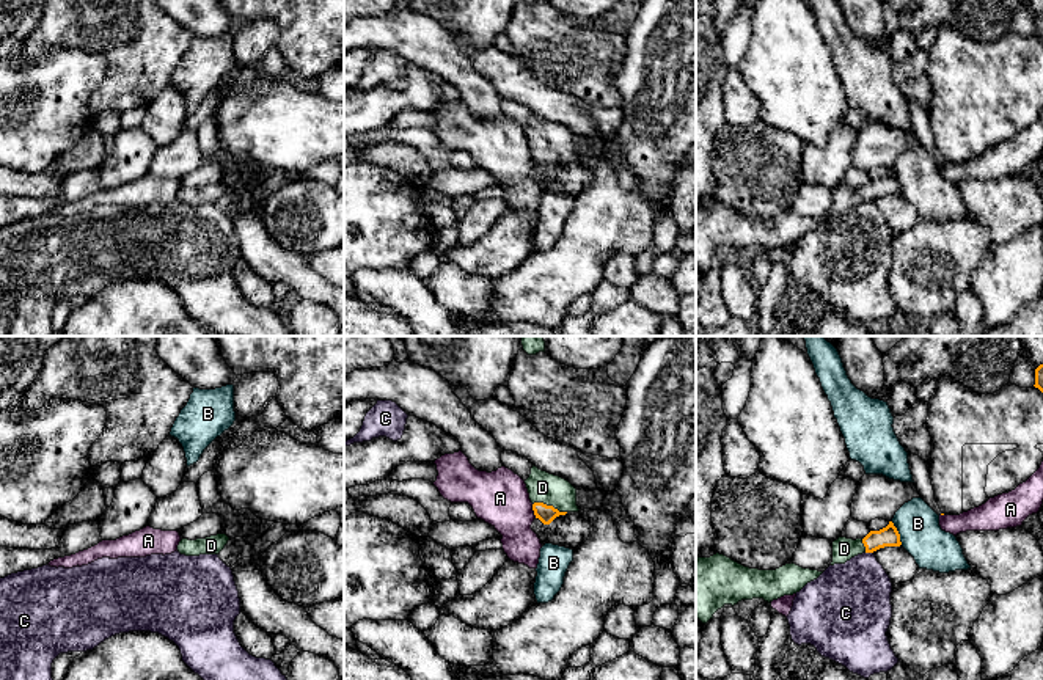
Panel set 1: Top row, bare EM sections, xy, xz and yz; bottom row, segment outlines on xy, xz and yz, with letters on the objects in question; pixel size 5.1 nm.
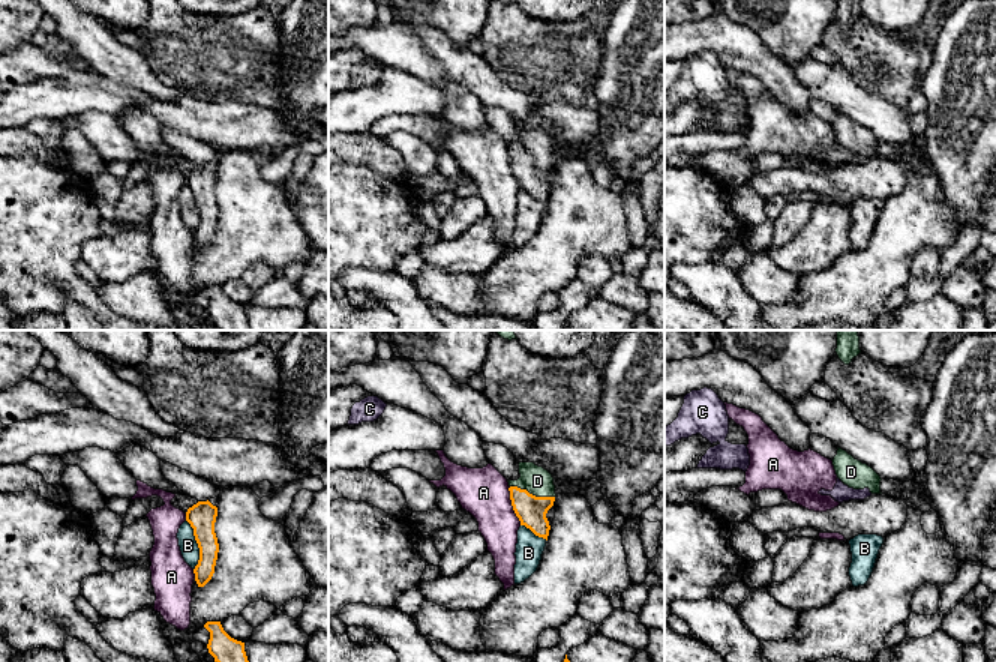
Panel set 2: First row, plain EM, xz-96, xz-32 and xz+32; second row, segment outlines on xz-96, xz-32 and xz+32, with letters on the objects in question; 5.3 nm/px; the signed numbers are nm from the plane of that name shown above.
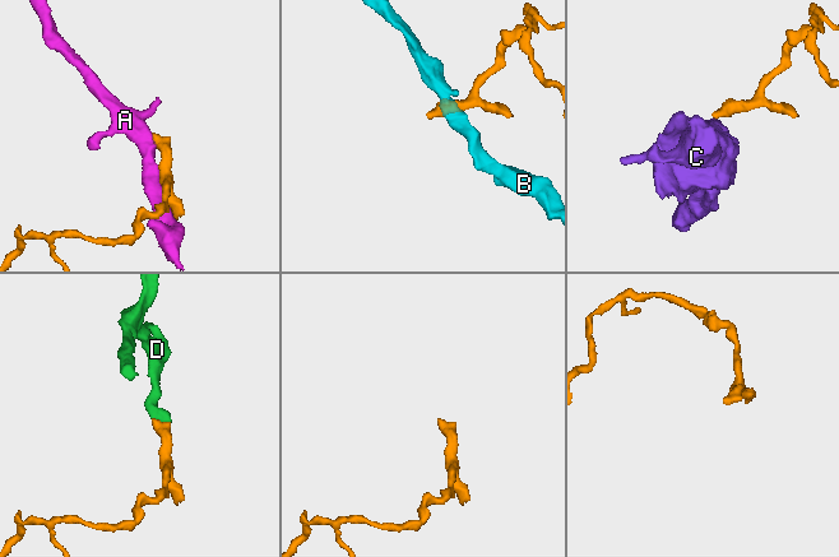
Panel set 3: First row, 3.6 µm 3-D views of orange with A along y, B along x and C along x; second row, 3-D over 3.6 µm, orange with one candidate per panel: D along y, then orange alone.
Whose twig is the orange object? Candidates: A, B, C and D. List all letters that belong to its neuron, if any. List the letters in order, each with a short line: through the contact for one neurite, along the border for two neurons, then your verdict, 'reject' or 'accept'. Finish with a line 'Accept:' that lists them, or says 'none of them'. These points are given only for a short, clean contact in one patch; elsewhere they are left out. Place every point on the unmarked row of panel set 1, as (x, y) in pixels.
A: reject
B: line yz (891, 170), (902, 192); reject
C: line yz (866, 200), (872, 201); reject
D: line xz (545, 162), (550, 154), (550, 143), (542, 135); accept
Accept: D

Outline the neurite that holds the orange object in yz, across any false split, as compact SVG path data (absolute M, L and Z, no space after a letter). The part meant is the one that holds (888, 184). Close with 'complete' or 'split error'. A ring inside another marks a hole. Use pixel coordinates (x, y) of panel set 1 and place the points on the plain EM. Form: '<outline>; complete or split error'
M892 170L880 179L870 179L864 187L847 187L839 185L833 190L833 210L834 212L845 212L851 206L862 203L862 201L873 201L884 195L900 195L900 182Z; split error

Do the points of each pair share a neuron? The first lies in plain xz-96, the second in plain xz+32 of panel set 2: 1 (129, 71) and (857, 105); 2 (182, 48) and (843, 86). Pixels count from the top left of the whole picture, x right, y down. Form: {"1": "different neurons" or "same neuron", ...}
{"1": "same neuron", "2": "different neurons"}

